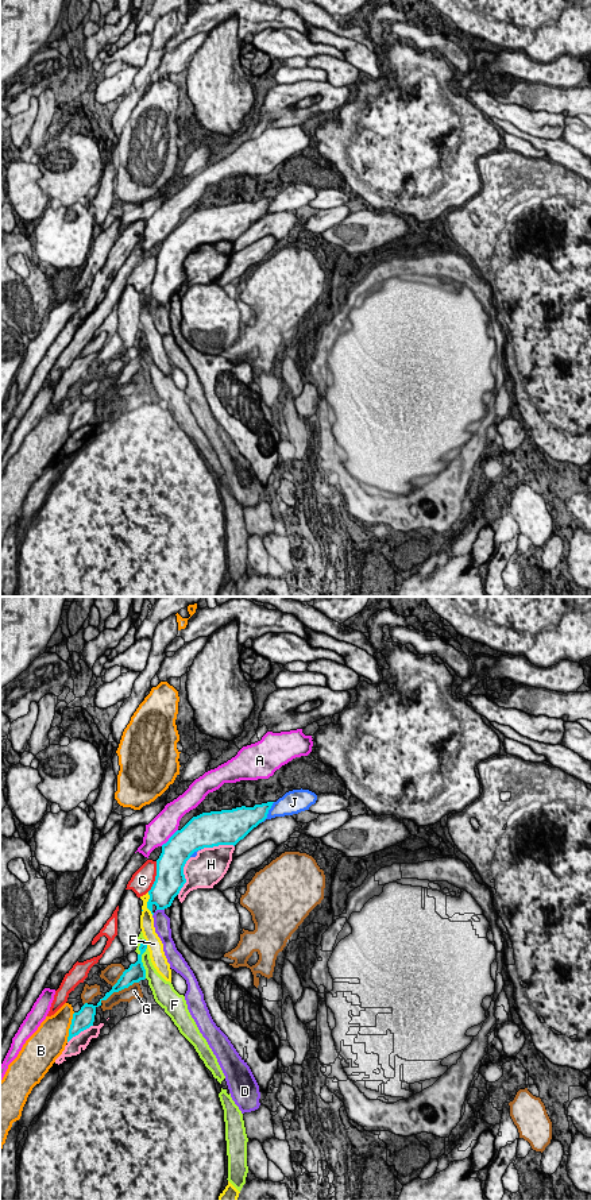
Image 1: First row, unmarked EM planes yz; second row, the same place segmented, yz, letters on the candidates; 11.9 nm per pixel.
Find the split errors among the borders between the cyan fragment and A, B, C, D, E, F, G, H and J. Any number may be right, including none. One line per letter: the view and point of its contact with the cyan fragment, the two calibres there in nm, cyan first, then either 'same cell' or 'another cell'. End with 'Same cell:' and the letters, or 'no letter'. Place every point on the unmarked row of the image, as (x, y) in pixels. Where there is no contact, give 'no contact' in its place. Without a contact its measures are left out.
A: yz (169, 234) | 340/300 nm | another cell
B: yz (70, 423) | 240/380 nm | another cell
C: yz (155, 271) | 340/280 nm | another cell
D: yz (157, 304) | 300/190 nm | another cell
E: yz (147, 298) | 300/160 nm | another cell
F: yz (141, 354) | 220/160 nm | another cell
G: yz (119, 385) | 190/170 nm | another cell
H: yz (184, 271) | 340/400 nm | another cell
J: yz (267, 208) | 280/240 nm | another cell
Same cell: no letter

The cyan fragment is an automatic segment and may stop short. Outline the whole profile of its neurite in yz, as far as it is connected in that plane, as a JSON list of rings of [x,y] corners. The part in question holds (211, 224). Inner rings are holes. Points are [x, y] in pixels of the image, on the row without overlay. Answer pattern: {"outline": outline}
{"outline": [[[273,198],[202,208],[193,212],[181,225],[177,225],[162,240],[162,248],[157,255],[157,271],[148,286],[150,294],[147,297],[151,309],[154,310],[154,300],[157,305],[171,301],[186,278],[184,262],[194,247],[219,240],[235,242],[267,213]]]}

